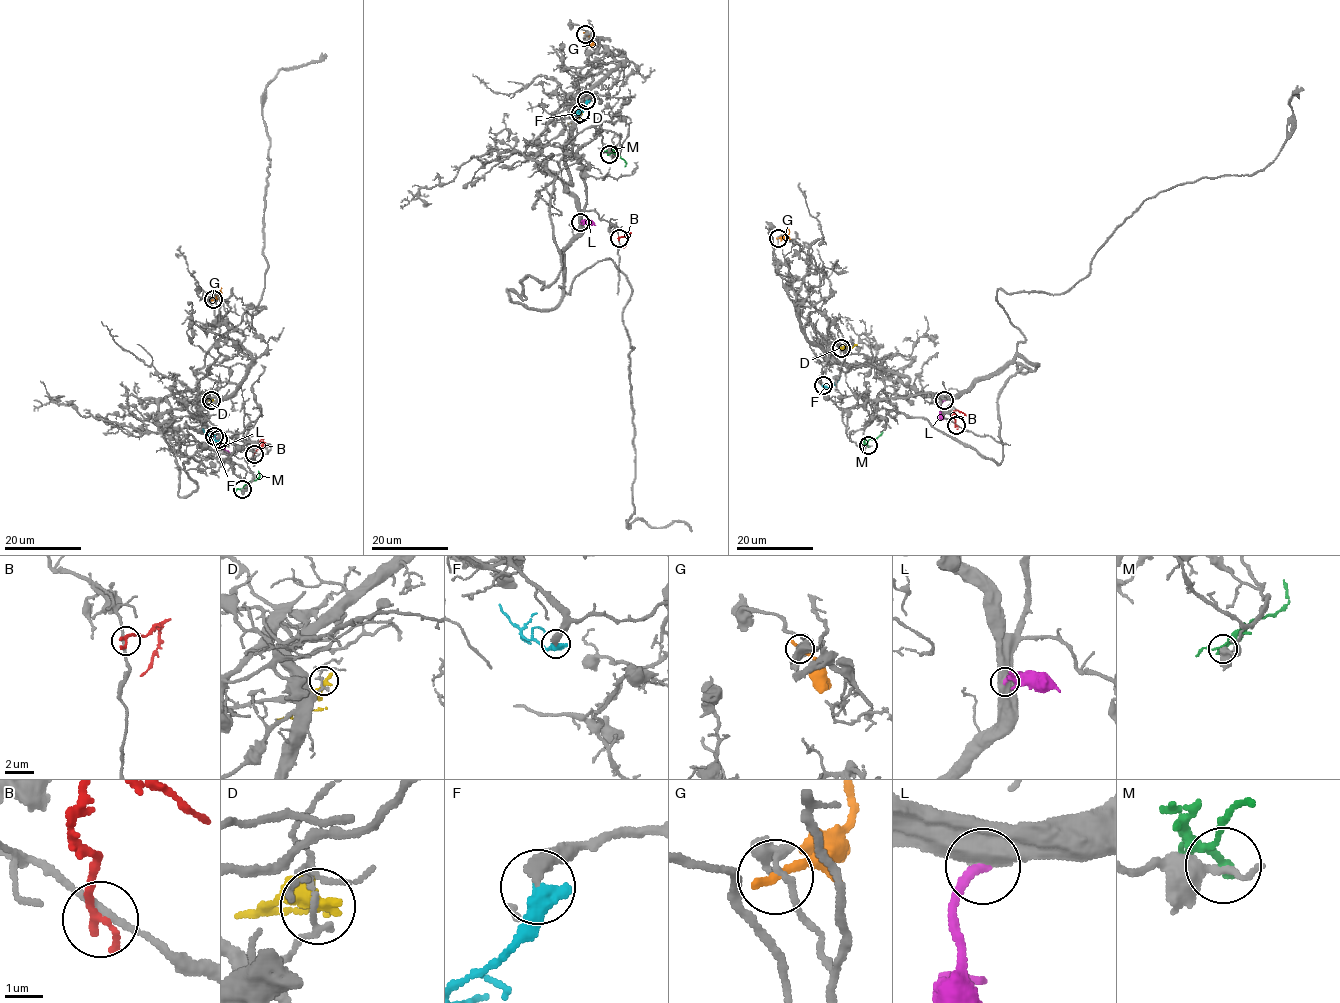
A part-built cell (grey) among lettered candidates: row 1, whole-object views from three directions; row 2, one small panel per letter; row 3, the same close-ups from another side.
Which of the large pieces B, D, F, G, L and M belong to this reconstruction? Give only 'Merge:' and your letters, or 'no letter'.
Merge: F

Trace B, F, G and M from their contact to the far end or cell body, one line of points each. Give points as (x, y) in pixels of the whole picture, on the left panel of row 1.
B: (254, 454), (262, 444), (262, 438), (258, 442)
F: (218, 440), (210, 438), (202, 428)
G: (213, 299), (221, 293), (220, 287)
M: (242, 489), (260, 476), (258, 470)

